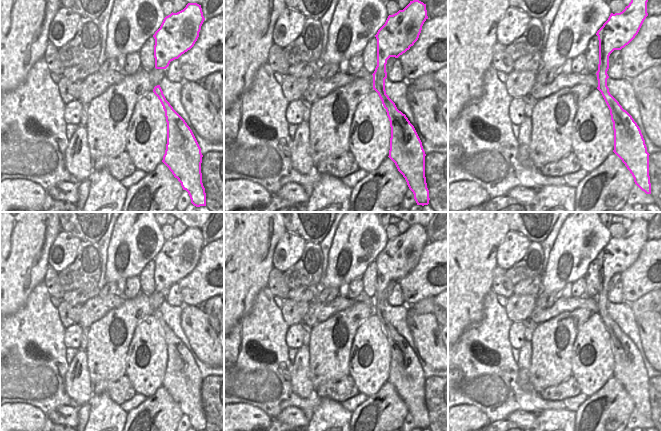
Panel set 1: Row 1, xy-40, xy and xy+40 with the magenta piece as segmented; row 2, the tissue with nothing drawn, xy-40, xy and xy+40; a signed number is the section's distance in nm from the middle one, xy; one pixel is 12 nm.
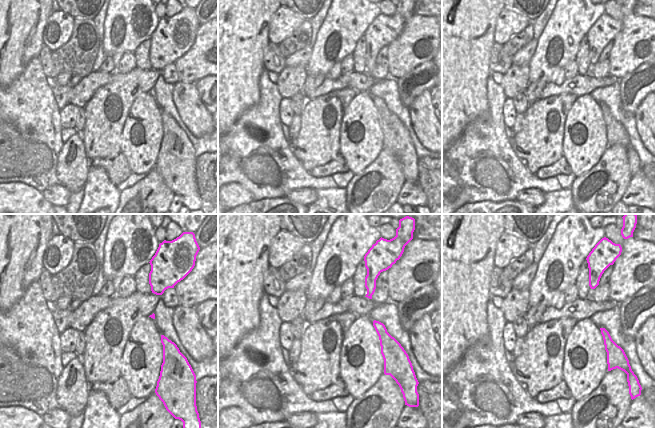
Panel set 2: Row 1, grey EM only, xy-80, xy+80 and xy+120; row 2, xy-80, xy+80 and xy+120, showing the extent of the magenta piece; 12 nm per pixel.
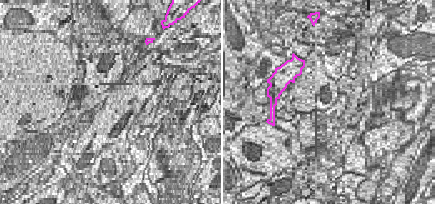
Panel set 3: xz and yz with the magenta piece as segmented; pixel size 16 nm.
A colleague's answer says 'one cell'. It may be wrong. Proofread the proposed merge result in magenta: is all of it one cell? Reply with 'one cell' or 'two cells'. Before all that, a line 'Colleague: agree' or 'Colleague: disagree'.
Colleague: agree
one cell

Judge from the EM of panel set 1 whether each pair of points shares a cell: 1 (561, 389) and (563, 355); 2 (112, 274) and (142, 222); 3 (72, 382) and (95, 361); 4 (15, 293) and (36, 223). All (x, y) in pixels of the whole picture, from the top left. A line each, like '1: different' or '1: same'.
1: different
2: same
3: different
4: same

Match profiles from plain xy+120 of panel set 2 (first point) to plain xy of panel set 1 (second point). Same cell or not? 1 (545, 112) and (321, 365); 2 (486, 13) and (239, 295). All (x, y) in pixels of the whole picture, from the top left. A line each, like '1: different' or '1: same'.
1: same
2: same

